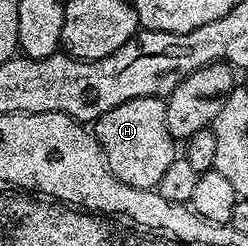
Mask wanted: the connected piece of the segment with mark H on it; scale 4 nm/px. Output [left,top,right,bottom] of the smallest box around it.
[93,97,177,190]

